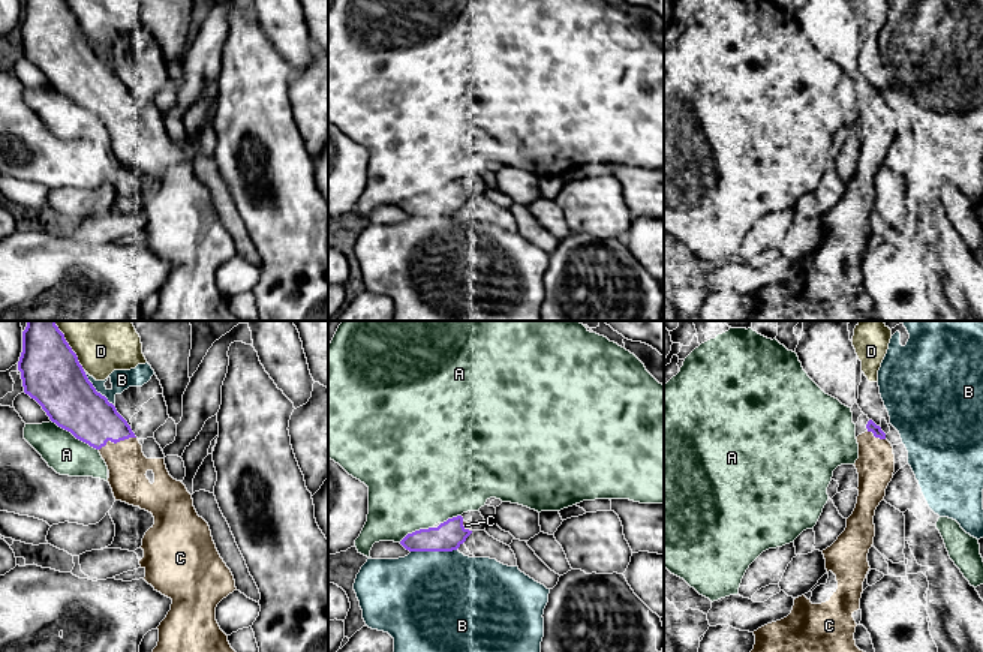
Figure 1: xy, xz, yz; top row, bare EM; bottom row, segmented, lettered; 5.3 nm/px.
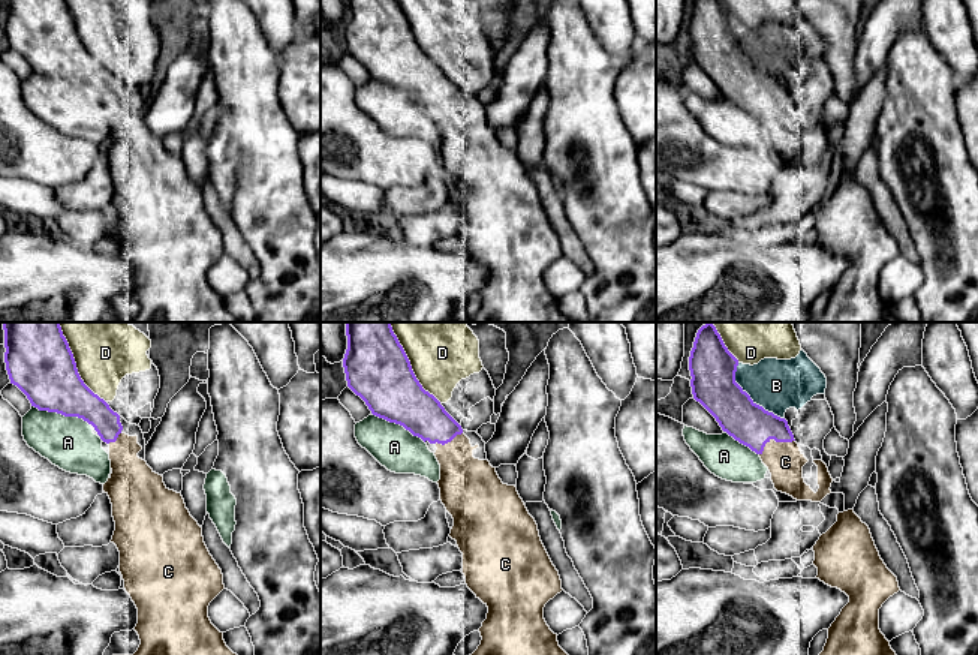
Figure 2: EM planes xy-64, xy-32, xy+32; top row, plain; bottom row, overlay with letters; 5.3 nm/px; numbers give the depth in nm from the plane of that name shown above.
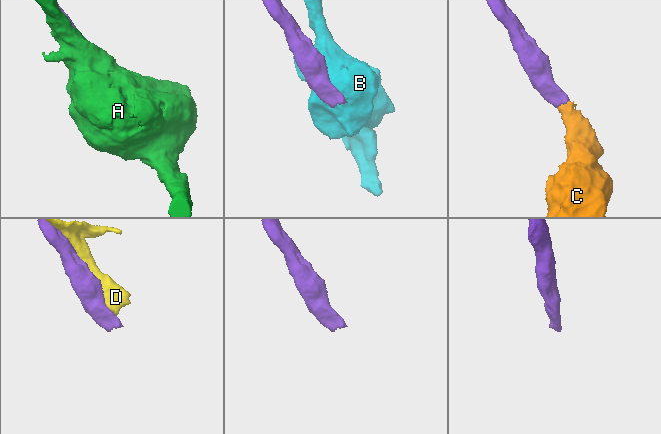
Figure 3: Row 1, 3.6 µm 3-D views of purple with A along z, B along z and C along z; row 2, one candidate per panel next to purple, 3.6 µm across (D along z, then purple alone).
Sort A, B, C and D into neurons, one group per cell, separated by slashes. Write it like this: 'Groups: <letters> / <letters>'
Groups: A / B / C / D

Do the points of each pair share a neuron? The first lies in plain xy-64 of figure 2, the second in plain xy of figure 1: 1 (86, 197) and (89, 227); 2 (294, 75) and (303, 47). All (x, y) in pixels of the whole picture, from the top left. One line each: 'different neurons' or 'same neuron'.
1: different neurons
2: different neurons

